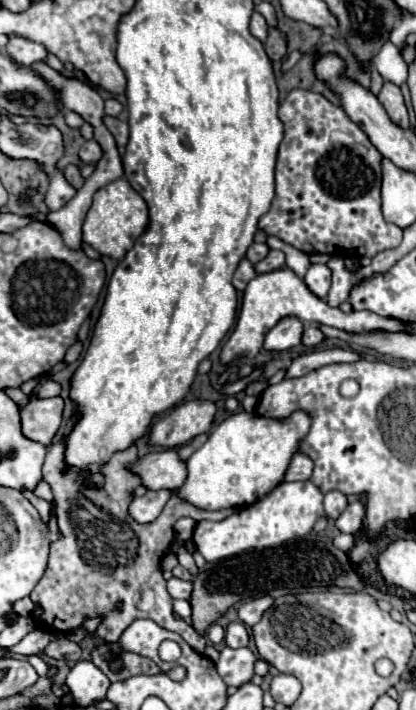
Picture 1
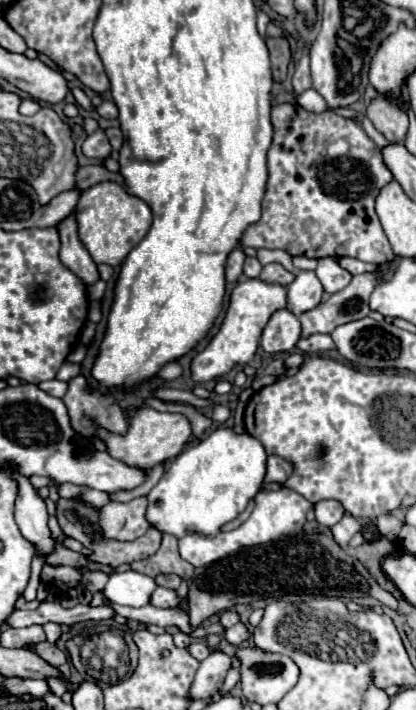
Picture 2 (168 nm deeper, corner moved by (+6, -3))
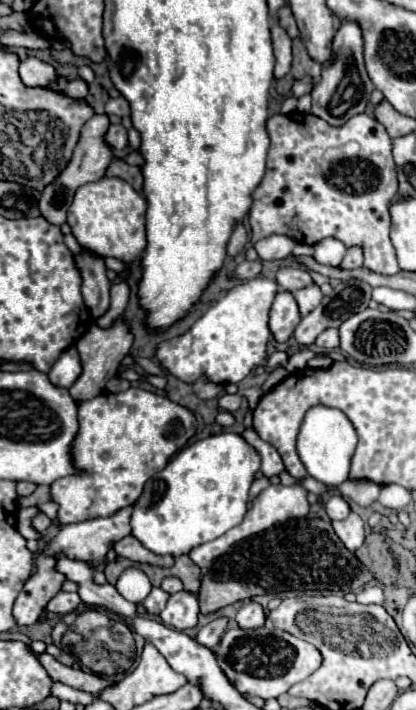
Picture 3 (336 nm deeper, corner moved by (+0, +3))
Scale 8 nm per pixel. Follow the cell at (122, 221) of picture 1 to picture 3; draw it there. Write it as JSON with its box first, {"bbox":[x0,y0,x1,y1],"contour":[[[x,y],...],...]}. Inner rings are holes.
{"bbox":[68,178,146,262],"contour":[[[100,178],[86,186],[80,186],[74,202],[68,210],[68,224],[72,228],[78,244],[102,258],[114,256],[124,262],[132,262],[146,248],[146,230],[144,230],[146,200],[120,178]]]}

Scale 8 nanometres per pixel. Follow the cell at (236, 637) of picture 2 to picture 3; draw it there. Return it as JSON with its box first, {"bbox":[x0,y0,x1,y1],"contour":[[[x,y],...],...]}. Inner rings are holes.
{"bbox":[236,602,266,628],"contour":[[[246,602],[236,614],[236,622],[242,628],[258,628],[264,624],[264,620],[266,620],[266,612],[264,606],[258,602]]]}

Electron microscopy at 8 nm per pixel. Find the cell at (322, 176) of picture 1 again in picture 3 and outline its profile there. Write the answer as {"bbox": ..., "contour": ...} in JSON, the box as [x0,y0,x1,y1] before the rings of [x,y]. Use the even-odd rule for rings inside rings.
{"bbox":[248,114,398,276],"contour":[[[276,114],[268,118],[266,132],[270,136],[268,164],[266,174],[258,188],[252,192],[252,208],[248,222],[252,228],[252,242],[270,236],[284,234],[302,244],[316,244],[324,238],[338,238],[346,246],[364,248],[364,266],[376,274],[392,276],[398,274],[398,262],[394,258],[394,246],[390,242],[390,204],[398,194],[396,166],[392,160],[392,140],[386,134],[386,128],[366,114],[354,116],[346,126],[334,128],[326,126],[320,118],[312,114]],[[356,144],[356,152],[344,150],[344,146]]]}

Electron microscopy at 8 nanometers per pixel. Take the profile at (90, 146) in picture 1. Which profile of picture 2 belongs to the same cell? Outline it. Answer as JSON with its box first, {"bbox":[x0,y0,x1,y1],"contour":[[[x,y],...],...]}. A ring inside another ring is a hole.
{"bbox":[82,130,112,158],"contour":[[[96,130],[94,134],[90,134],[84,144],[82,144],[82,152],[86,158],[108,158],[112,148],[110,148],[110,142],[108,138],[104,136],[102,130]]]}

